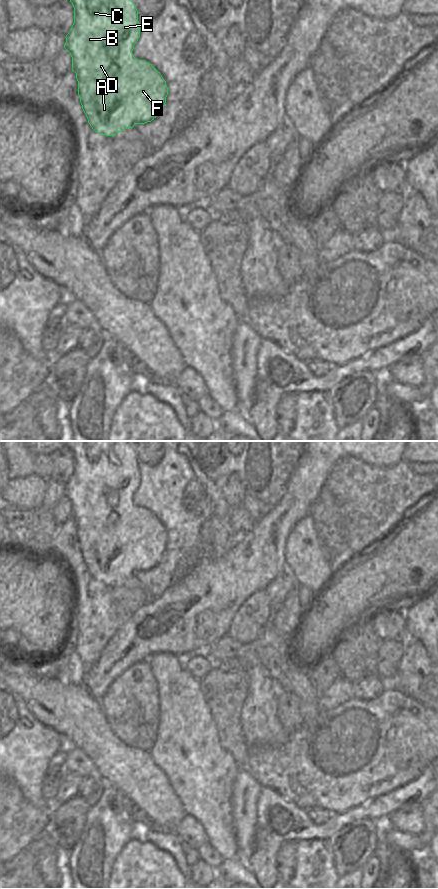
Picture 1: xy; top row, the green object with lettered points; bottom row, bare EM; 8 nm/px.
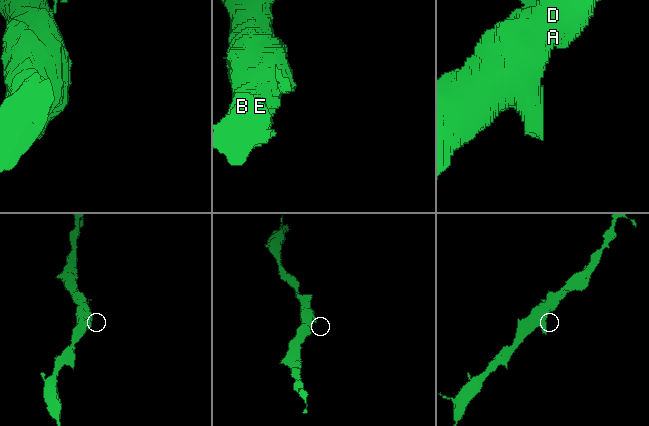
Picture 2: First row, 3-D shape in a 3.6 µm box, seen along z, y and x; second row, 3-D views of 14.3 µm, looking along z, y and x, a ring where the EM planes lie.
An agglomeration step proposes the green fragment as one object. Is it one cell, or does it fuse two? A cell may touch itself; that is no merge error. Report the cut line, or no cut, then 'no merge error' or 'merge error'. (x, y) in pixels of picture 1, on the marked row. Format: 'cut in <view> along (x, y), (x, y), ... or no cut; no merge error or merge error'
no cut; no merge error

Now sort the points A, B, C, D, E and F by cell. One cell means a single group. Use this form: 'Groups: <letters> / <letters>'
Groups: A B C D E F.

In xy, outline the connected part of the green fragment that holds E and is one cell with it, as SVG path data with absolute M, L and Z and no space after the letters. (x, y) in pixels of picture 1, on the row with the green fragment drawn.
M70 0L70 2L74 7L74 23L65 37L66 43L64 48L72 57L72 70L76 73L76 79L78 81L80 103L92 129L105 136L115 136L117 132L121 132L127 128L133 128L135 124L145 124L154 120L160 114L166 103L168 87L160 72L152 64L145 60L135 58L132 53L134 45L140 37L138 11L132 0Z

